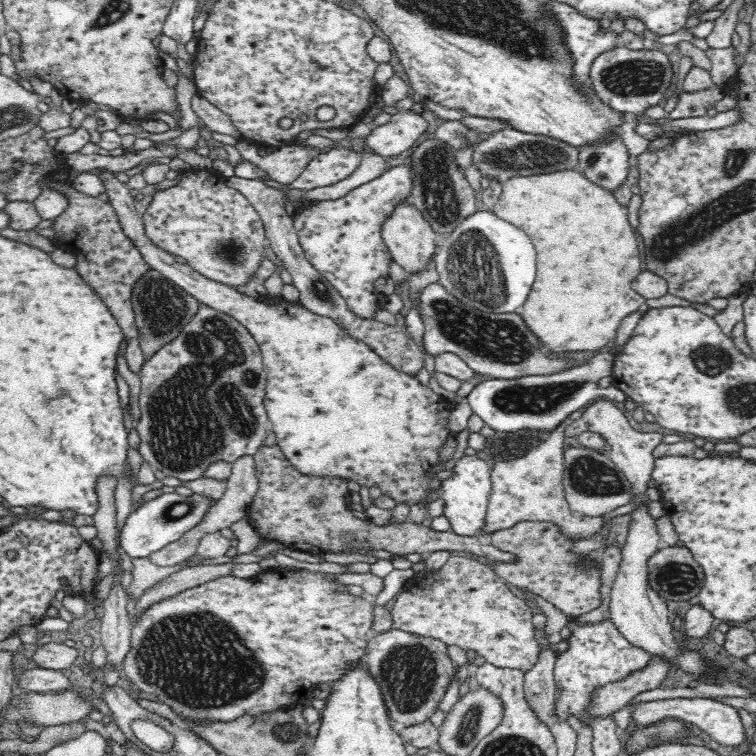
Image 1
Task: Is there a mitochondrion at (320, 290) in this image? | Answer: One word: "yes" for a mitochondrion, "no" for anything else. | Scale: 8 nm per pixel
yes

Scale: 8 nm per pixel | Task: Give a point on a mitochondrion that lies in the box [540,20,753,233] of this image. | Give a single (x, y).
(633, 77)

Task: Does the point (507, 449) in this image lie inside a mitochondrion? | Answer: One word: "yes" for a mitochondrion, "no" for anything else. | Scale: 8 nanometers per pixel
yes

